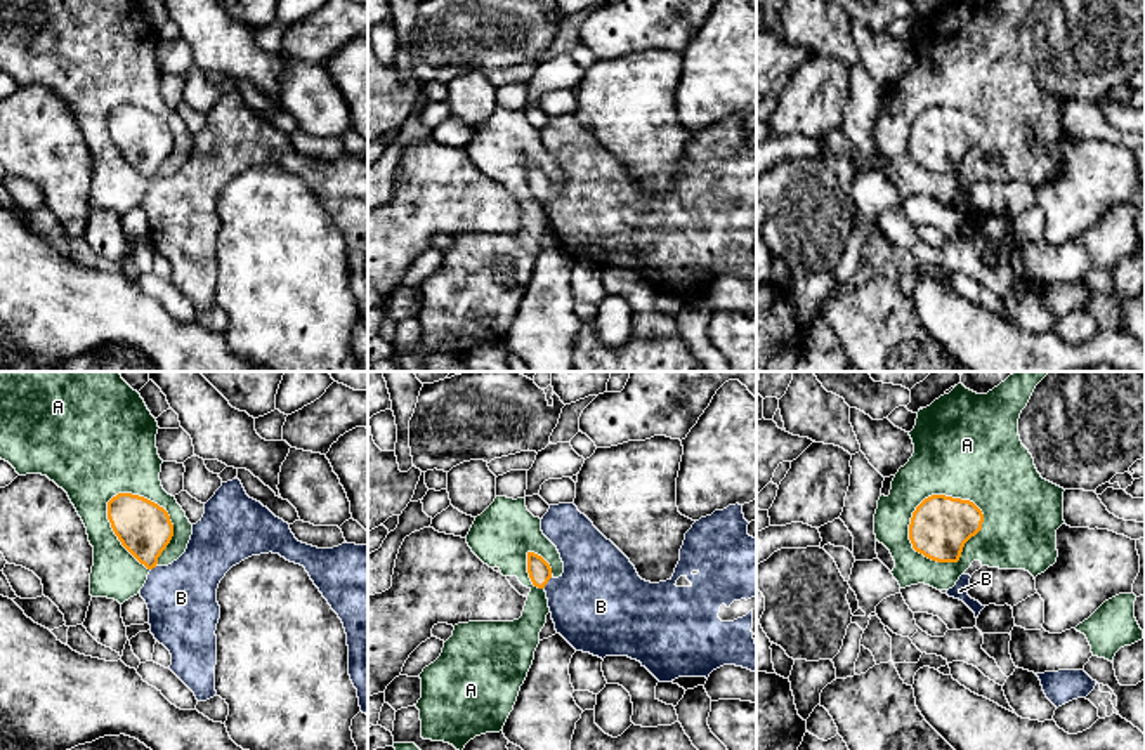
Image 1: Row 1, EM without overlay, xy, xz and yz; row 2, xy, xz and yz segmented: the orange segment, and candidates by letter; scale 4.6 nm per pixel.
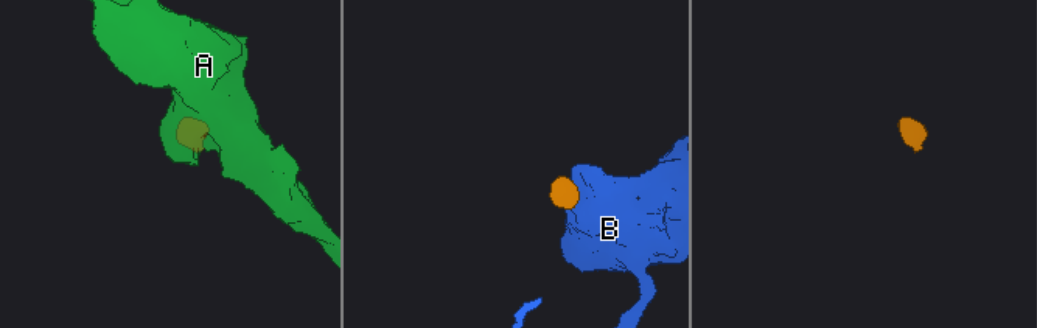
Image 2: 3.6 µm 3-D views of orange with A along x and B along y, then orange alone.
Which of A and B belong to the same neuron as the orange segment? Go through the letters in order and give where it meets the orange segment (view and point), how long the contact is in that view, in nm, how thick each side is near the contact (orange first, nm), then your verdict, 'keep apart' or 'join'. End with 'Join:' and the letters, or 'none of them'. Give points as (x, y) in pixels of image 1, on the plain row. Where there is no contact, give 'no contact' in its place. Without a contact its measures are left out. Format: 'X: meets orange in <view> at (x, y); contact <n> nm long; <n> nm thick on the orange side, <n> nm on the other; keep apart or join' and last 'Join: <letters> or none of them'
A: meets orange in yz at (934, 106); contact 380 nm long; 280 nm thick on the orange side, 440 nm on the other; keep apart
B: meets orange in xz at (547, 193); contact 80 nm long; 110 nm thick on the orange side, 420 nm on the other; join
Join: B

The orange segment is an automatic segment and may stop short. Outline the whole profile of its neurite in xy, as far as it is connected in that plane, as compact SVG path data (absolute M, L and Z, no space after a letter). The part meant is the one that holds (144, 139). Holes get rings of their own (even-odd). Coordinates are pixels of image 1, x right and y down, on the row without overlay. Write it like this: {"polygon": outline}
{"polygon": "M238 89L222 94L205 115L205 125L193 135L186 163L168 177L158 175L158 168L173 148L173 135L163 118L139 106L118 104L108 113L108 130L121 156L149 181L141 208L149 220L151 245L170 262L170 281L194 304L198 312L206 312L217 306L215 241L220 229L217 214L220 191L241 172L272 163L304 177L342 231L349 257L349 286L357 300L361 323L368 326L368 156L345 153L333 160L317 160L298 153L290 135L250 109Z"}

